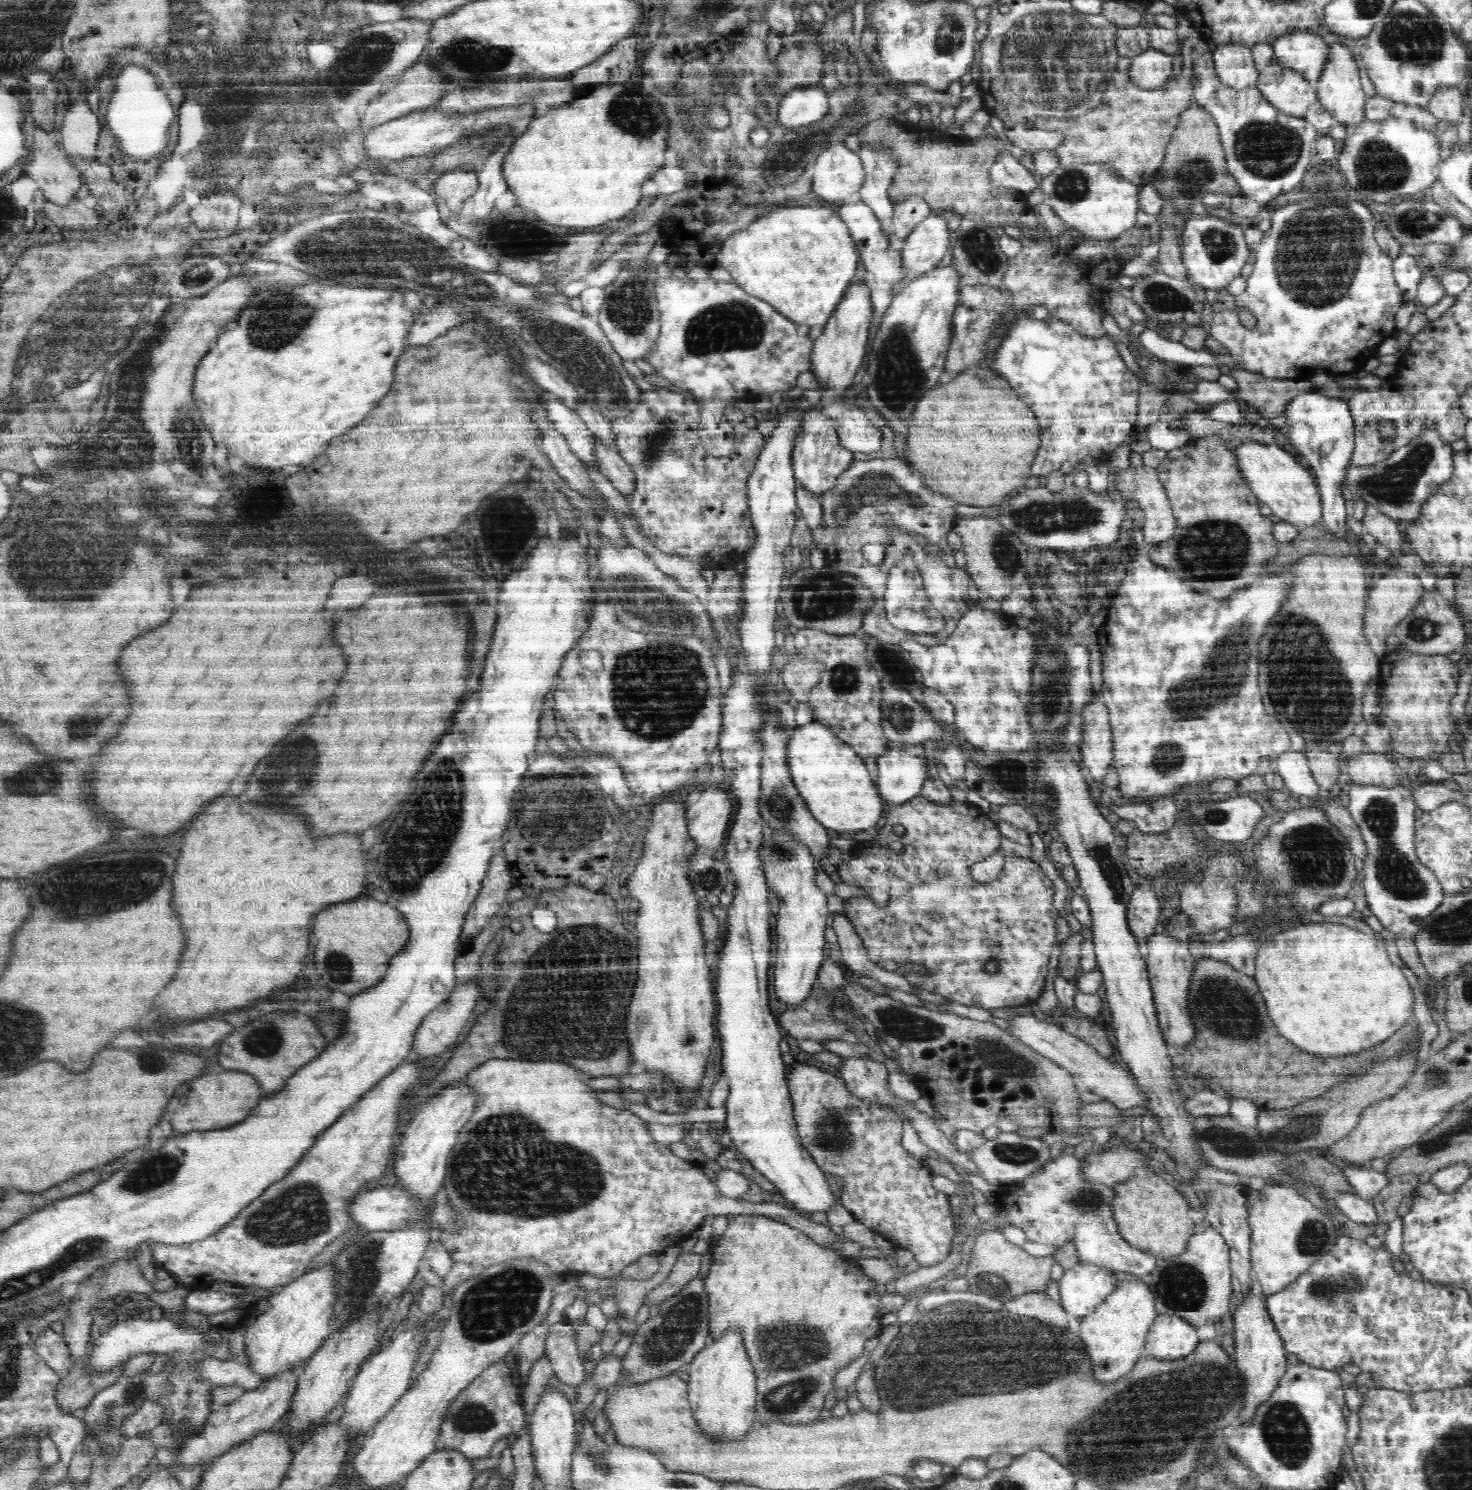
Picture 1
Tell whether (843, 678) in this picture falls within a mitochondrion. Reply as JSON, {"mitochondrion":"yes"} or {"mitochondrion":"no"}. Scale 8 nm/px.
{"mitochondrion":"yes"}

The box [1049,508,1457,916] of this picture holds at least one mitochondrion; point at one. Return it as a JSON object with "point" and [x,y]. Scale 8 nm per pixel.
{"point":[1318,703]}

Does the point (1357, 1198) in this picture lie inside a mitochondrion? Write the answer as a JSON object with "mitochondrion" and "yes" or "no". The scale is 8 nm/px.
{"mitochondrion":"no"}

